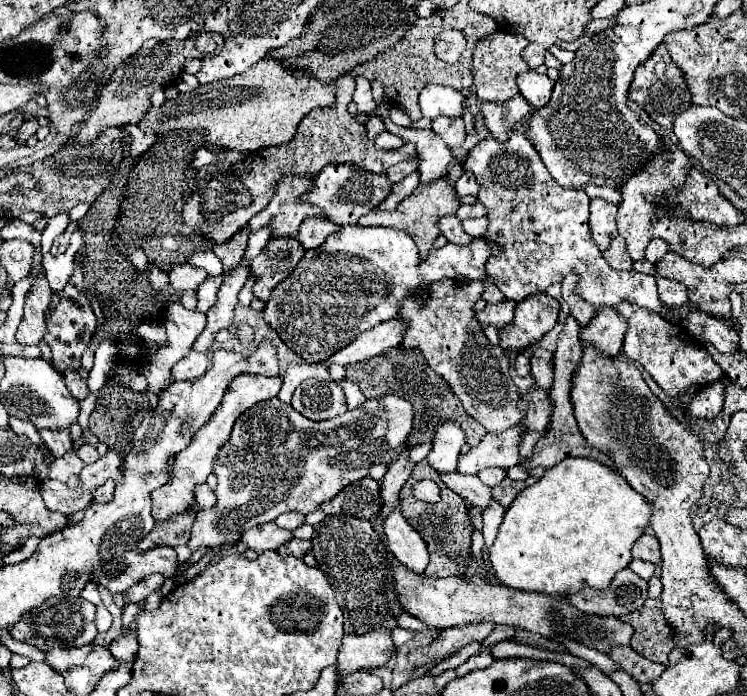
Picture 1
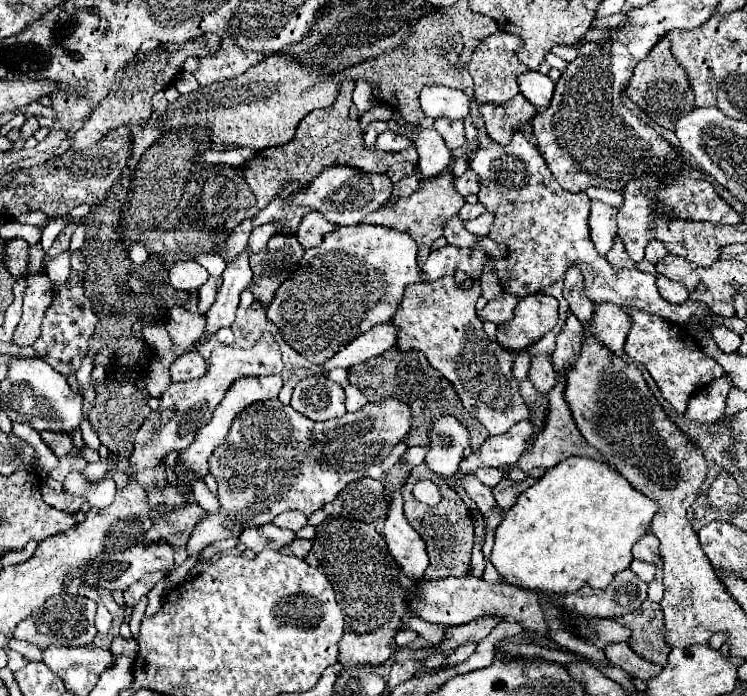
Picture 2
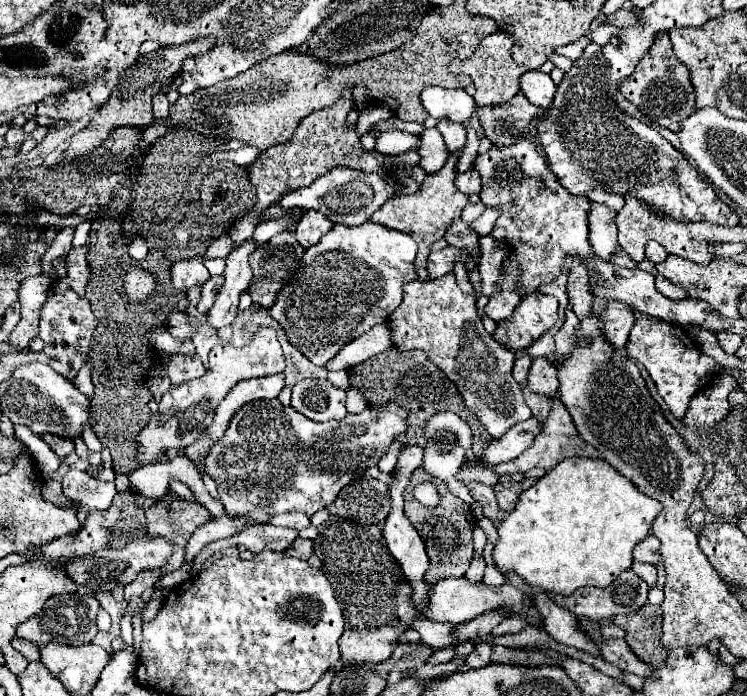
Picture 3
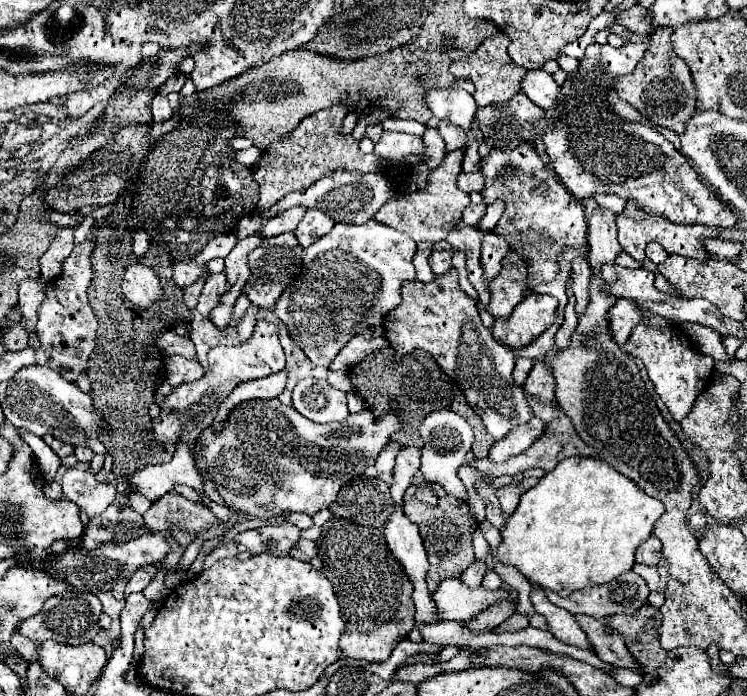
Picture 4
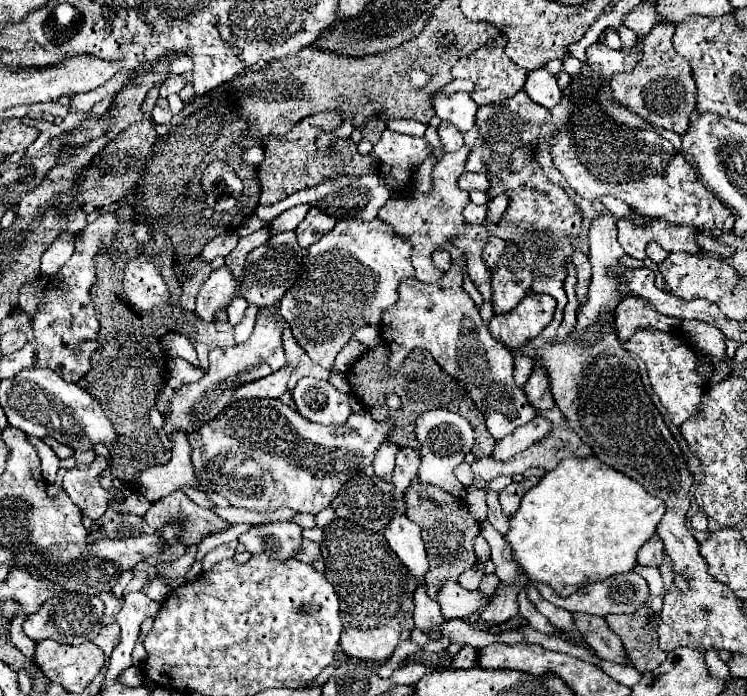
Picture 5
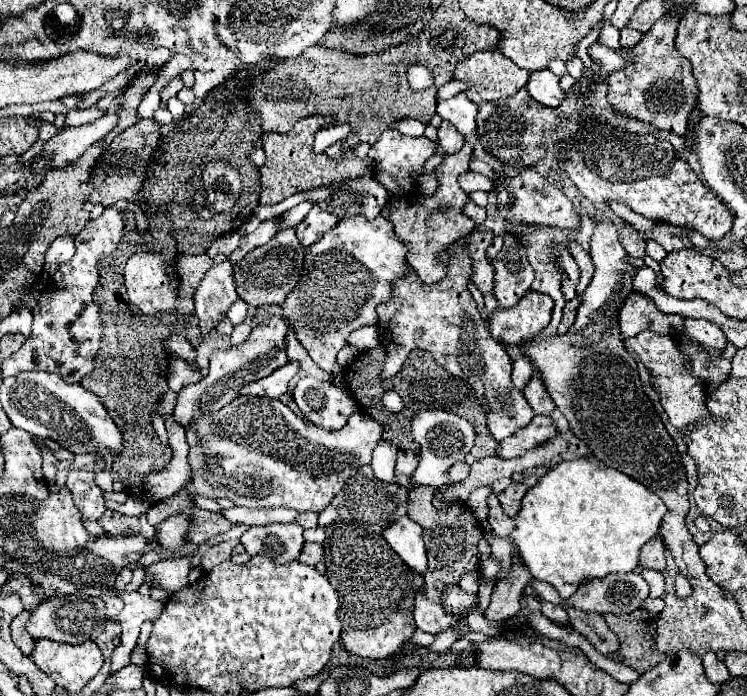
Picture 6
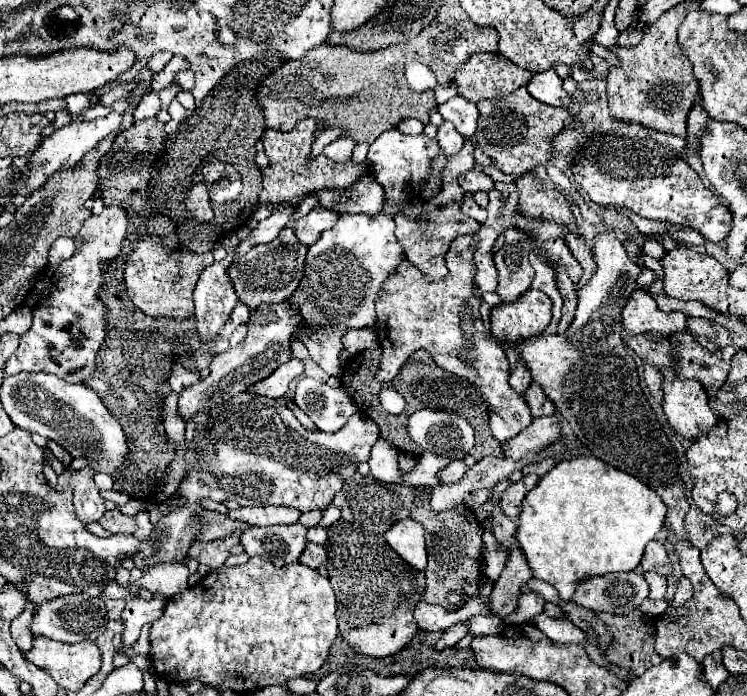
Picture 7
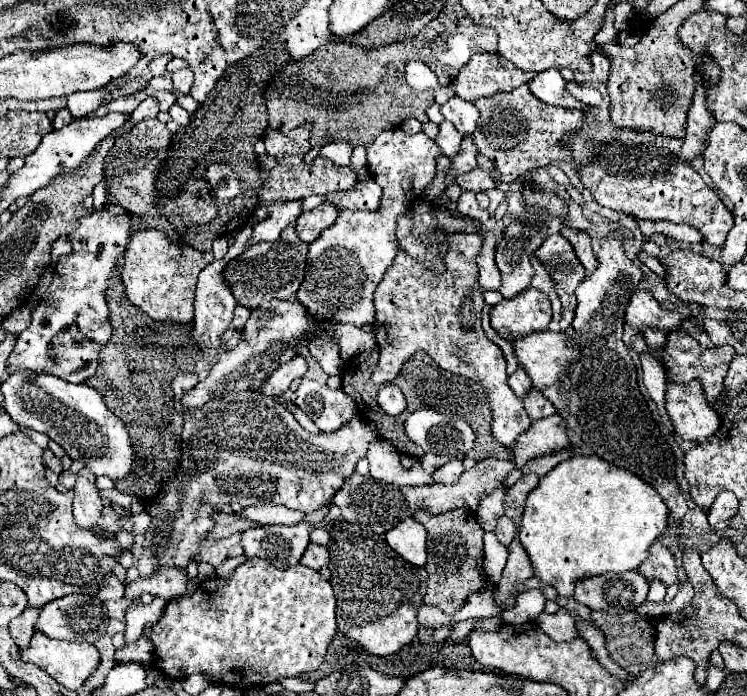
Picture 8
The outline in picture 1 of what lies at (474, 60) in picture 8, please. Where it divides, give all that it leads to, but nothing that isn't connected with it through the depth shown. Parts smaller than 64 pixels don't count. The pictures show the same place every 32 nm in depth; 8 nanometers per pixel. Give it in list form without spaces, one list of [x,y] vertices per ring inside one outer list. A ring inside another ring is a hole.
[[[504,30],[494,32],[476,44],[474,56],[472,56],[472,76],[474,76],[474,90],[476,90],[478,100],[482,100],[482,102],[506,102],[518,94],[516,78],[518,78],[518,74],[528,70],[526,62],[520,56],[520,52],[524,50],[526,44],[528,42],[522,36],[510,34]]]

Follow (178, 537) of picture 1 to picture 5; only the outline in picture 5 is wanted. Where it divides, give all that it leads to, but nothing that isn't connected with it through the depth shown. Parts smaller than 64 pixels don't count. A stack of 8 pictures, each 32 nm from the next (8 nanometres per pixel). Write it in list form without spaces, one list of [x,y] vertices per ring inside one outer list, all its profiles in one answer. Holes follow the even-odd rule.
[[[176,490],[166,498],[154,502],[144,518],[154,530],[160,530],[170,520],[182,520],[184,530],[180,542],[186,546],[200,544],[204,538],[228,530],[228,522],[224,518],[212,510],[196,506],[182,490]]]

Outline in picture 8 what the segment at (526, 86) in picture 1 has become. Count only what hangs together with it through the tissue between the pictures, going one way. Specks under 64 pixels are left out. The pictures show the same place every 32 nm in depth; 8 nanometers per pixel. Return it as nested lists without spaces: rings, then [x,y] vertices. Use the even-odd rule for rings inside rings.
[[[556,68],[544,70],[540,74],[536,74],[536,78],[530,82],[530,90],[532,94],[552,106],[562,106],[562,108],[576,108],[576,110],[588,110],[590,106],[576,100],[568,90],[566,90],[566,80],[562,78],[562,74]]]

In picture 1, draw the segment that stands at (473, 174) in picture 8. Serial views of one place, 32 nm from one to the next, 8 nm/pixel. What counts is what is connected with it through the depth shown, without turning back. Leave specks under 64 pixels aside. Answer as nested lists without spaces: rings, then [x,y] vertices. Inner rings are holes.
[[[464,172],[458,180],[456,180],[456,192],[460,196],[478,196],[478,184],[476,184],[476,176],[472,176],[472,172]]]

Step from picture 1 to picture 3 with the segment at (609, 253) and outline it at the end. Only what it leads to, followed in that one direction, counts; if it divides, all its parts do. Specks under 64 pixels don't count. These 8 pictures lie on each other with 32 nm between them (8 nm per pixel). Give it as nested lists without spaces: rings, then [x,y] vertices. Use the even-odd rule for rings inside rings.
[[[618,248],[618,250],[612,254],[612,264],[624,266],[624,268],[636,268],[636,266],[638,266],[622,248]]]

